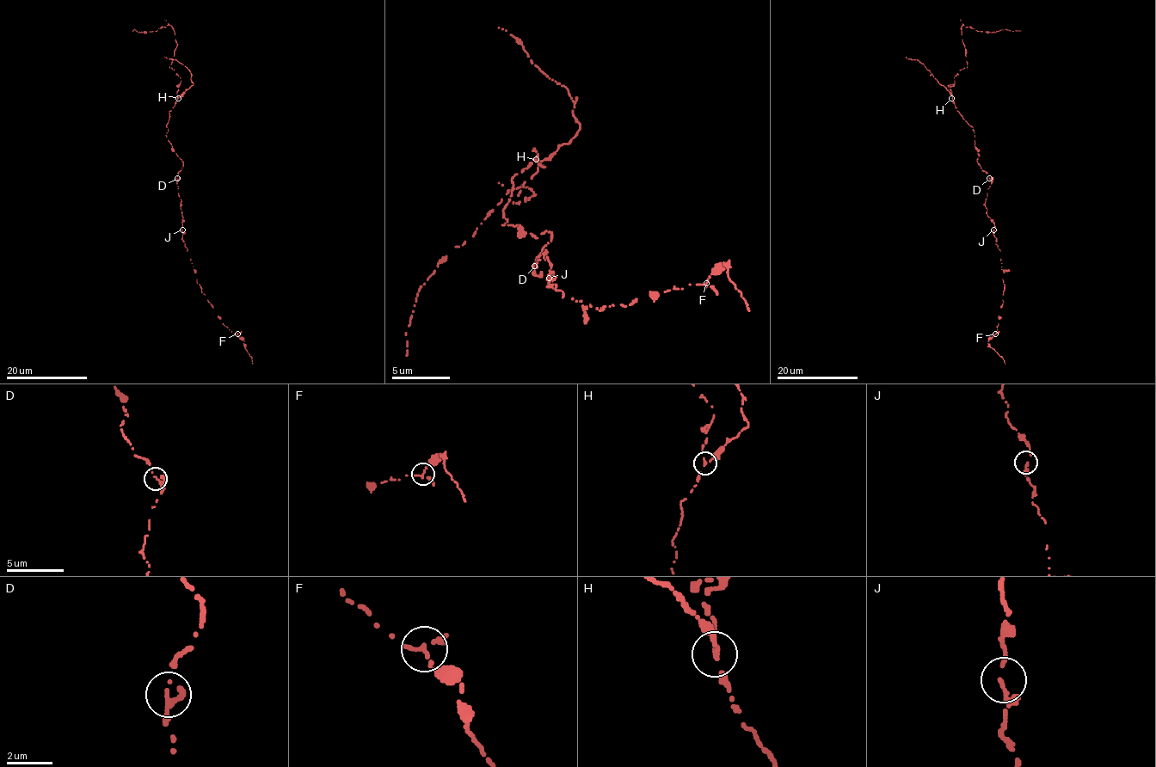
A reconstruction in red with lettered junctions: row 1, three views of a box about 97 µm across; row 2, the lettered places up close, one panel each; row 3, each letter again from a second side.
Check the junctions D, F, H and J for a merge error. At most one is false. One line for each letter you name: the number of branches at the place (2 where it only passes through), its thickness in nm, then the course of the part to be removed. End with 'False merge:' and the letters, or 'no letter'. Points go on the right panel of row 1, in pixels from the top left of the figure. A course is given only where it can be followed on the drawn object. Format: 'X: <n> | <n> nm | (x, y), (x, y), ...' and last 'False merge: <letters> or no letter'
H: 3 | 140 nm | (951, 98), (954, 77), (967, 67), (962, 25), (982, 32), (1005, 28), (1021, 31)
False merge: H

